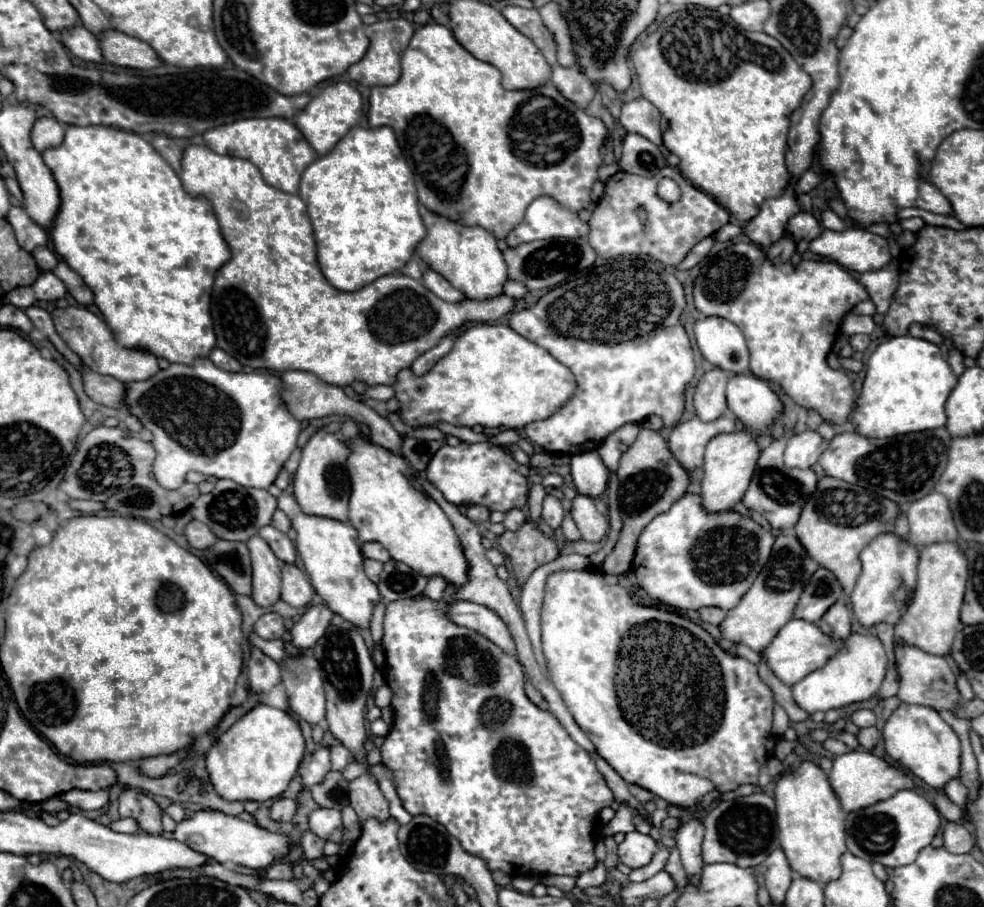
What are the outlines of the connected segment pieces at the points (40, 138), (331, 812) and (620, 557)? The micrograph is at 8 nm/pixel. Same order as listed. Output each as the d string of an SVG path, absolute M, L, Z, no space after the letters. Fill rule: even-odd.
M40 117L32 129L32 143L38 153L44 153L48 147L58 147L64 141L64 129L56 119Z
M318 807L310 815L310 831L324 841L342 841L342 815L336 809Z
M642 427L636 441L630 445L630 449L626 453L622 453L616 475L620 481L618 501L620 501L624 529L622 529L622 535L620 535L614 551L604 559L602 569L604 569L604 573L610 573L610 575L624 575L634 561L640 533L656 515L668 511L678 499L682 499L686 495L688 485L690 485L690 473L684 471L684 467L680 467L672 459L670 451L666 447L666 441L662 439L662 435L658 431Z

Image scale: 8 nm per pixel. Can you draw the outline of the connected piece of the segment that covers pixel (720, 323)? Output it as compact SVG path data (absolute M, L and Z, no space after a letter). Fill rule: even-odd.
M704 317L696 321L694 337L704 359L734 375L748 373L748 347L742 331L720 317Z

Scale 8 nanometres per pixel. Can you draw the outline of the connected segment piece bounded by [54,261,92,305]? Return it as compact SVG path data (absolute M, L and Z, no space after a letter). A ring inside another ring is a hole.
M58 261L58 265L54 267L54 275L60 277L64 281L64 285L68 287L70 295L80 303L80 305L90 305L92 303L92 291L84 285L84 281L80 279L80 275L76 275L66 261Z

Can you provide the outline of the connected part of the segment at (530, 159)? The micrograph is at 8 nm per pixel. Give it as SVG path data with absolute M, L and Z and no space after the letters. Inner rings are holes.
M426 23L414 33L408 49L402 53L402 77L388 89L372 89L368 123L370 127L388 125L394 129L398 145L404 149L406 161L414 173L418 199L428 211L448 217L466 227L482 227L496 239L506 239L508 233L522 223L528 205L536 197L546 195L572 213L580 213L582 209L586 209L590 205L592 185L598 181L598 167L602 165L600 147L608 139L606 125L600 119L584 113L584 109L576 107L572 101L564 99L552 83L536 91L502 89L500 71L490 63L482 63L480 59L470 55L456 41L452 31L438 23ZM534 99L534 111L526 109L528 103L532 103ZM538 135L554 135L554 149L550 153L538 151Z

